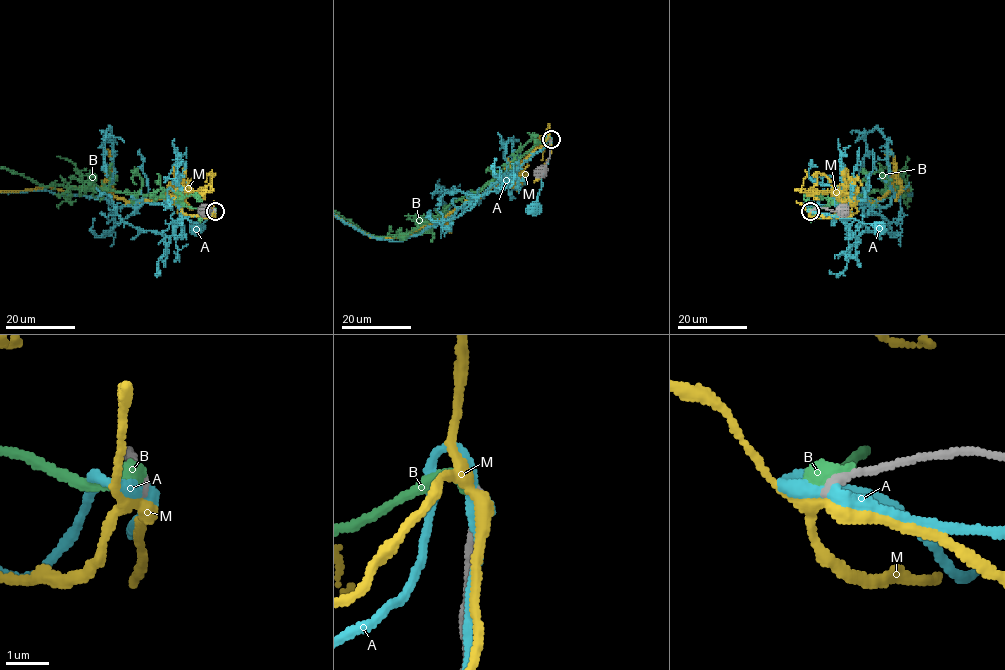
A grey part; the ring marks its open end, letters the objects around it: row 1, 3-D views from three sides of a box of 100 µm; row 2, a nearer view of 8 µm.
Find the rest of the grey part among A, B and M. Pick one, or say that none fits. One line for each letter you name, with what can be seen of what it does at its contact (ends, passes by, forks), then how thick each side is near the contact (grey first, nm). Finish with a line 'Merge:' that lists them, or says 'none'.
Merge: none

